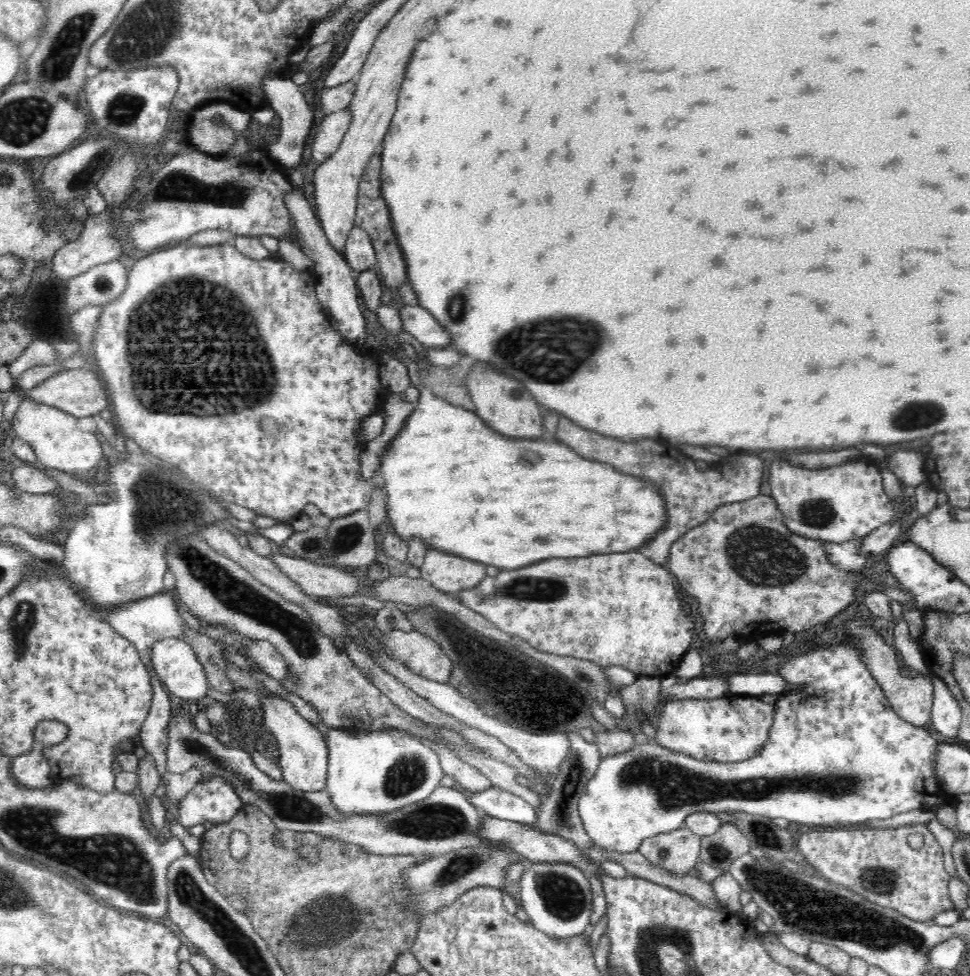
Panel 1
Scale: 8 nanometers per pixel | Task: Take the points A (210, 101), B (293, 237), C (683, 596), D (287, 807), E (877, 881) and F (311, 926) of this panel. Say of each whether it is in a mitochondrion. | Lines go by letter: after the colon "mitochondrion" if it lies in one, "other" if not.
A: other
B: other
C: other
D: mitochondrion
E: mitochondrion
F: mitochondrion

